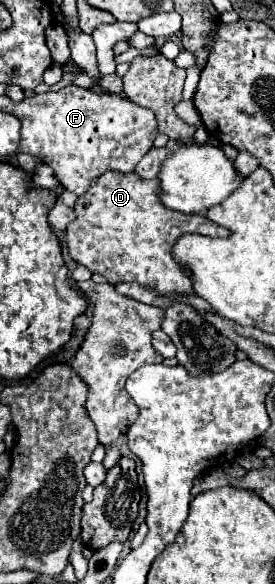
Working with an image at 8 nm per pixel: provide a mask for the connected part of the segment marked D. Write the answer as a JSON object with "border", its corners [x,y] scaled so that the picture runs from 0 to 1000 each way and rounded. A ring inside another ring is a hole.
{"border":[[[382,295],[382,298],[367,298],[360,305],[345,305],[338,312],[331,312],[331,318],[324,318],[324,325],[302,332],[302,336],[287,336],[280,339],[280,346],[273,346],[273,366],[280,366],[280,373],[273,373],[273,380],[258,380],[251,384],[251,390],[236,394],[236,404],[244,404],[244,421],[251,421],[251,438],[280,449],[280,452],[302,452],[309,459],[324,459],[331,466],[353,466],[353,469],[375,469],[382,476],[389,476],[389,483],[396,486],[433,486],[433,483],[505,483],[505,486],[520,486],[520,490],[556,490],[556,493],[571,493],[578,500],[593,500],[593,503],[702,503],[702,483],[687,479],[687,469],[673,466],[673,462],[658,462],[658,455],[629,445],[629,438],[622,438],[622,421],[629,421],[629,414],[651,408],[651,404],[665,404],[665,401],[687,401],[687,397],[709,397],[709,401],[738,401],[738,404],[833,404],[833,394],[818,394],[811,387],[796,387],[796,384],[775,384],[767,377],[753,377],[738,366],[695,366],[695,370],[680,370],[673,363],[629,363],[629,360],[615,360],[615,356],[600,356],[578,342],[571,342],[571,308],[520,308],[520,305],[505,305],[491,295],[469,295],[469,298],[440,298],[440,295]]]}

